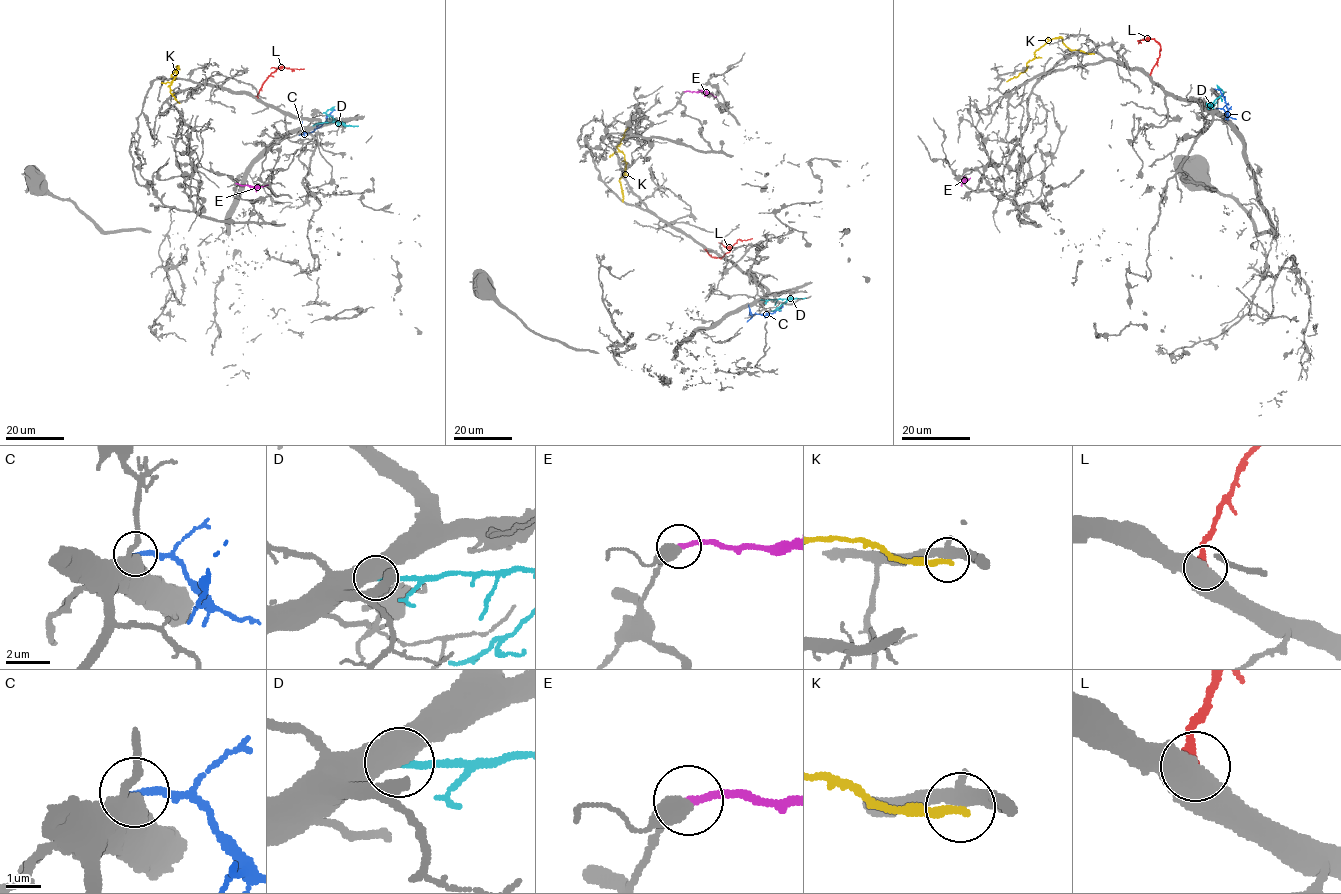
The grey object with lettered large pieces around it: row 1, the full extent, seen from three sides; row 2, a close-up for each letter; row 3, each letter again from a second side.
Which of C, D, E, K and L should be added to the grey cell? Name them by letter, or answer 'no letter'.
L

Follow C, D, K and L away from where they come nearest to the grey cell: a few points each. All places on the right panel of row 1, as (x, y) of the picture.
C: (1217, 108), (1227, 115), (1225, 98), (1215, 88)
D: (1210, 107), (1209, 104), (1223, 93), (1216, 85)
K: (1093, 53), (1069, 49), (1060, 38), (1053, 38), (1035, 52), (1023, 72), (1006, 81)
L: (1150, 75), (1159, 56), (1160, 45), (1154, 39), (1137, 40)

